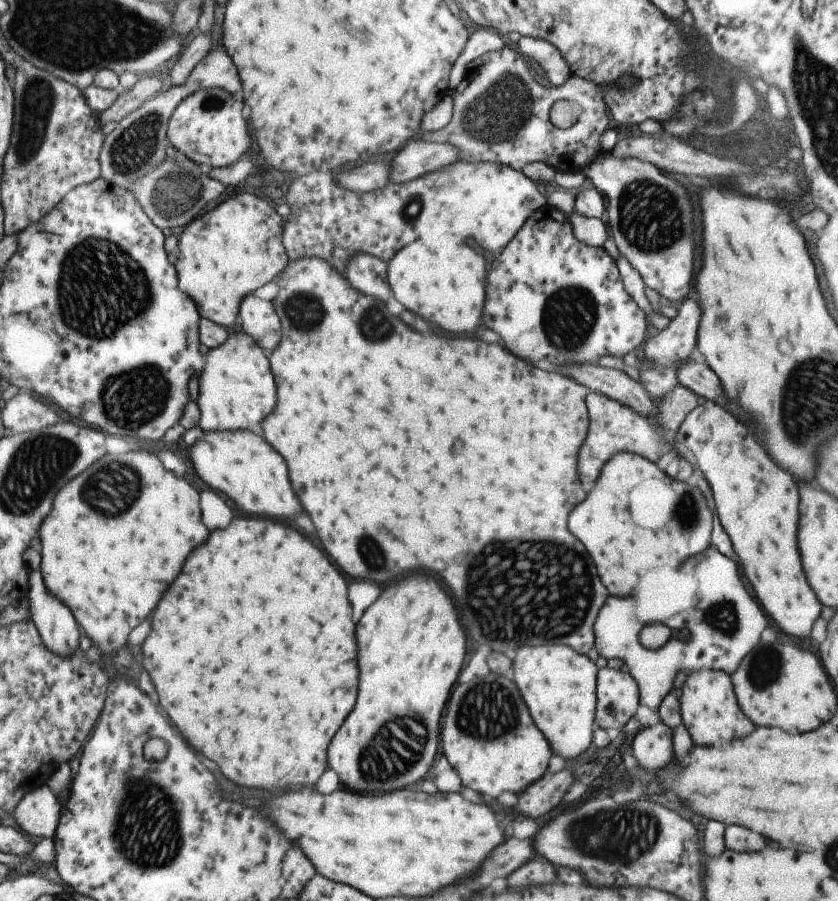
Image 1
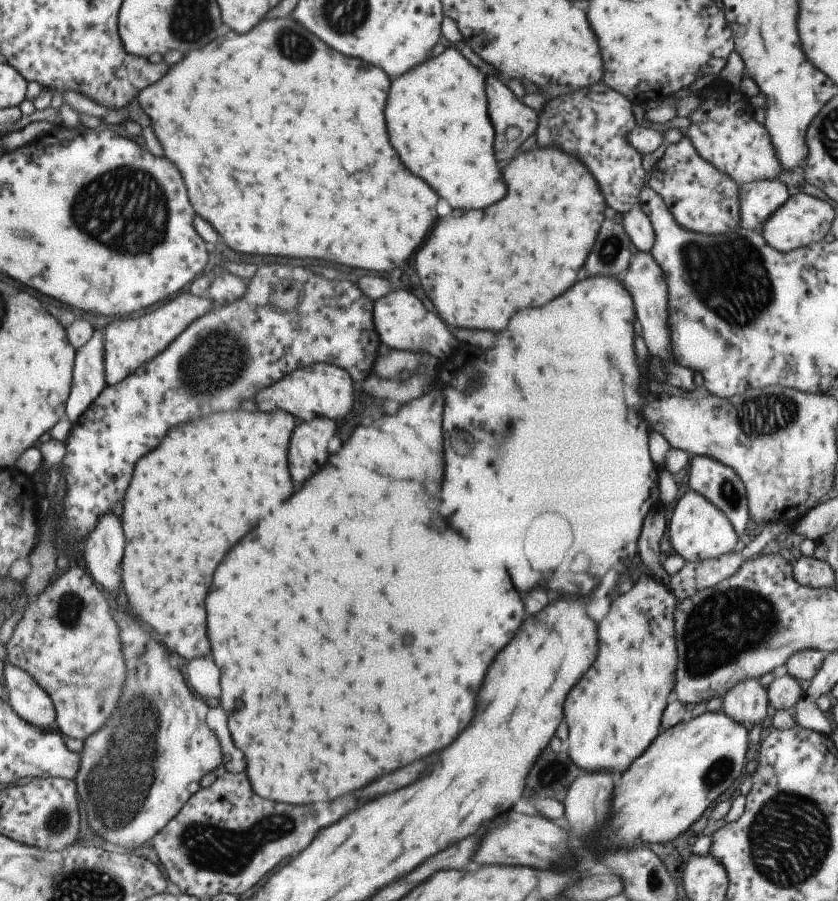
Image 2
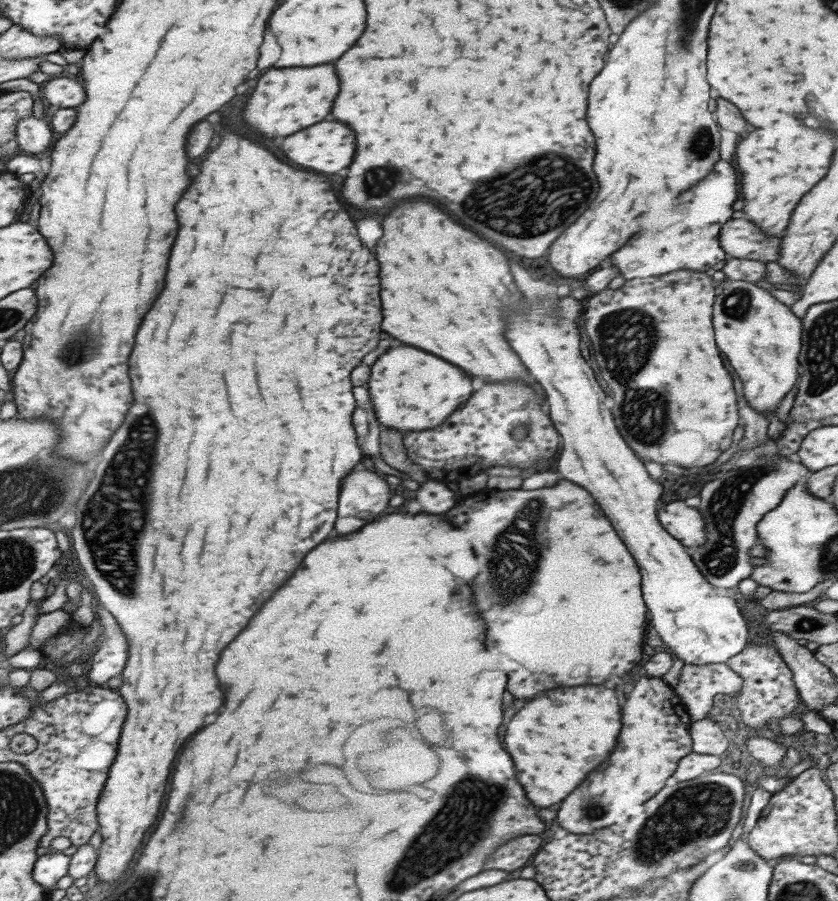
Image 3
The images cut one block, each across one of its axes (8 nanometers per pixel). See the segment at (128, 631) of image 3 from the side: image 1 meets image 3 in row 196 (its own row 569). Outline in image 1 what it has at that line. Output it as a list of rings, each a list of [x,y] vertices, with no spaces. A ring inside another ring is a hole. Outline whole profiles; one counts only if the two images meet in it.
[[[233,516],[231,522],[223,528],[223,530],[215,530],[209,534],[209,538],[205,540],[205,544],[197,546],[197,550],[193,550],[193,554],[187,558],[185,566],[181,568],[181,574],[177,574],[177,578],[171,582],[171,586],[167,588],[167,592],[161,596],[161,600],[157,602],[155,606],[155,612],[151,616],[151,630],[147,634],[147,638],[143,640],[141,644],[141,654],[143,654],[143,668],[145,672],[149,674],[153,686],[155,686],[155,692],[159,696],[159,704],[163,706],[163,710],[169,714],[169,718],[173,720],[173,724],[177,726],[177,730],[183,734],[183,738],[197,750],[201,752],[207,760],[211,760],[213,764],[217,764],[219,772],[229,778],[231,782],[235,784],[241,784],[241,786],[247,786],[247,788],[263,788],[267,792],[279,792],[283,788],[291,788],[291,786],[313,786],[317,782],[317,778],[321,776],[321,772],[325,770],[325,750],[333,738],[333,734],[337,732],[337,728],[341,726],[341,722],[345,720],[345,716],[349,714],[349,710],[353,708],[353,702],[355,702],[355,690],[357,690],[357,666],[353,664],[355,662],[355,654],[357,654],[357,646],[355,646],[355,624],[351,620],[351,606],[347,602],[347,584],[343,580],[343,576],[335,570],[335,566],[325,558],[325,554],[315,548],[305,536],[301,536],[297,530],[285,526],[285,524],[279,524],[279,522],[273,522],[273,520],[267,520],[267,518],[253,518],[253,516]]]

